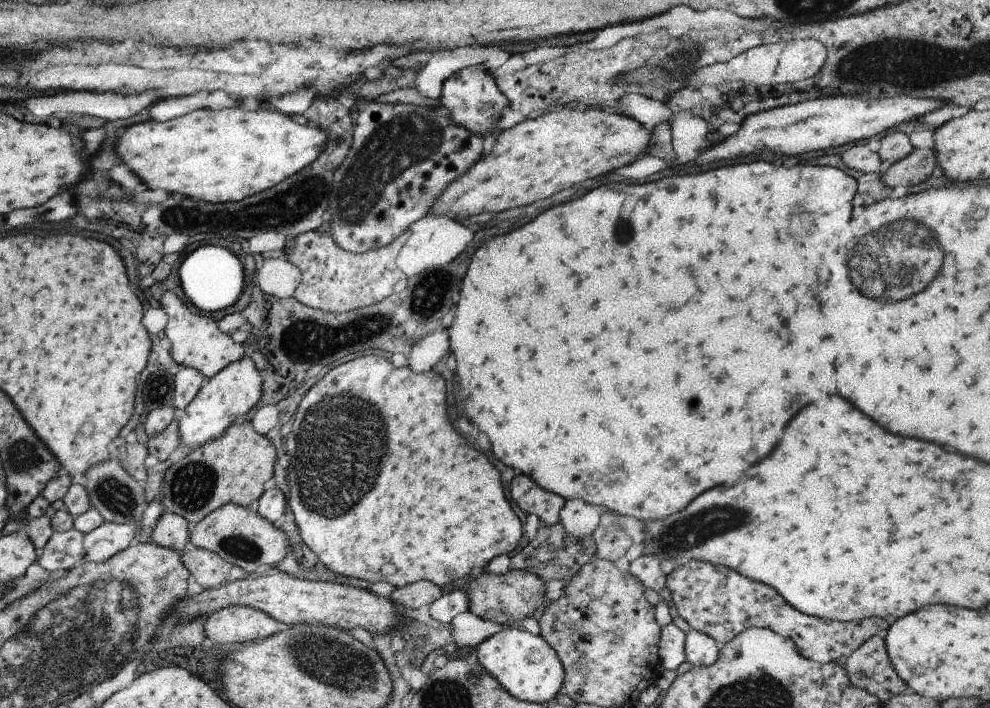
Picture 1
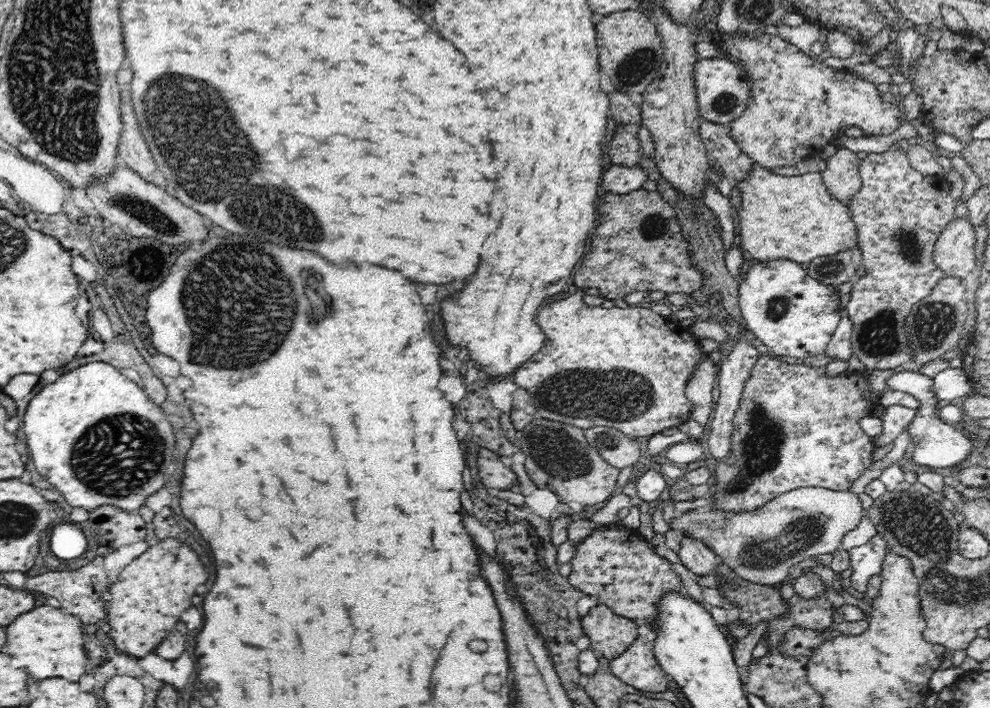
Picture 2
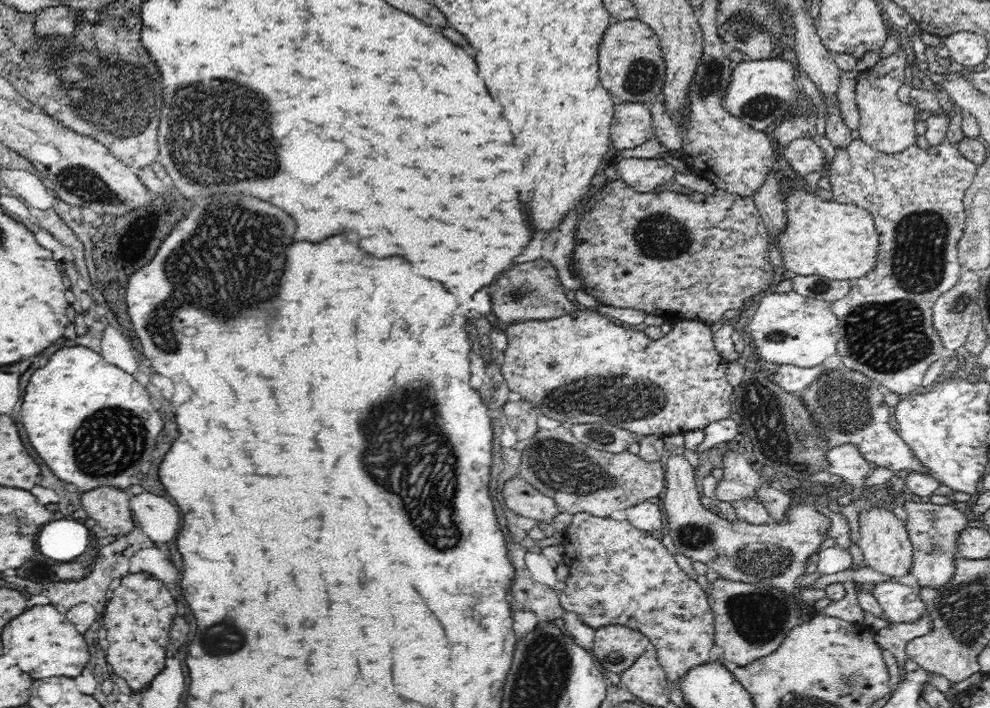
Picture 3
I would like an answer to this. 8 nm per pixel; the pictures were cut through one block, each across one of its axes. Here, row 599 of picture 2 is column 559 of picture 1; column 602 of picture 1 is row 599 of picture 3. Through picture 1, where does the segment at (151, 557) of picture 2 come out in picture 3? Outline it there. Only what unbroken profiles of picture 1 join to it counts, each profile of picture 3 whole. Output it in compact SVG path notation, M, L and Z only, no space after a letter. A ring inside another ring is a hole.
M136 572L122 578L122 584L110 592L106 614L104 614L104 626L108 630L108 664L114 668L114 674L124 678L132 692L142 692L146 686L152 684L154 676L158 676L164 670L164 656L166 644L168 644L168 630L172 626L172 620L176 616L176 600L172 598L172 592L162 584L162 580L150 576L148 572Z

